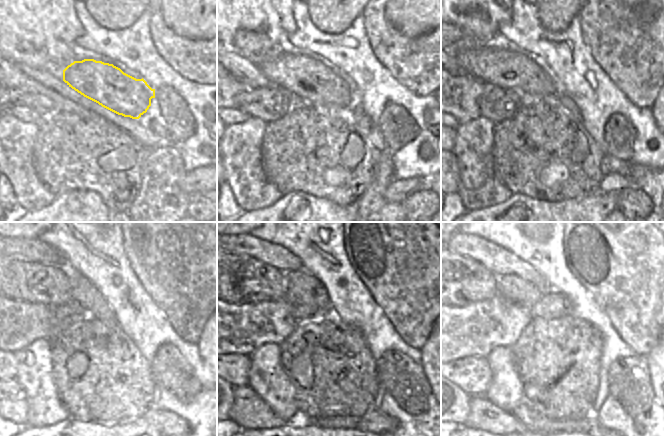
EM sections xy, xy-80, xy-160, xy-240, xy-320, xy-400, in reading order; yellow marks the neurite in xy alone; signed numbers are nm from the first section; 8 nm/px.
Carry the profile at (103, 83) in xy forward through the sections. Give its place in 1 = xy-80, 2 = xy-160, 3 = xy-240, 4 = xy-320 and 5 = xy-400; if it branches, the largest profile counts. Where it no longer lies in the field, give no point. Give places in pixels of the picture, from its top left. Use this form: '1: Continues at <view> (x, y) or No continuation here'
1: Continues at xy-80 (304, 77)
2: Continues at xy-160 (492, 64)
3: Continues at xy-240 (28, 281)
4: Continues at xy-320 (238, 279)
5: Continues at xy-400 (461, 281).

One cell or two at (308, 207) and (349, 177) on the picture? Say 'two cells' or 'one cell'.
two cells

